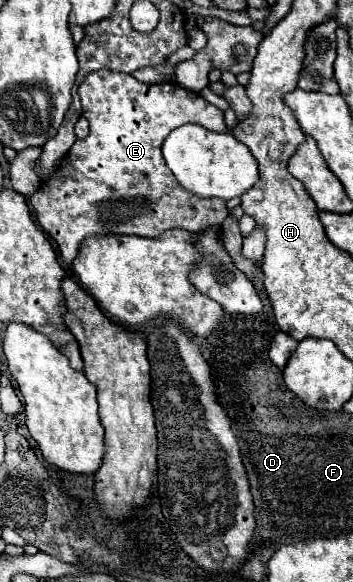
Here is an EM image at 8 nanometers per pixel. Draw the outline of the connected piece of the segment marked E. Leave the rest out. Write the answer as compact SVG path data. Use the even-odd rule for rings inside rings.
M92 71L78 87L84 117L90 123L90 135L78 139L66 159L56 169L54 177L44 181L40 189L30 197L30 205L36 209L36 219L42 229L58 243L60 255L66 265L70 265L80 251L80 245L94 235L138 235L138 237L160 237L168 229L184 229L190 233L200 233L210 227L220 227L228 217L228 207L218 199L202 199L186 193L172 171L166 167L162 157L162 141L178 125L196 123L210 131L228 131L224 115L218 107L208 103L200 93L188 91L176 81L164 81L156 85L146 85L126 73L116 71Z

